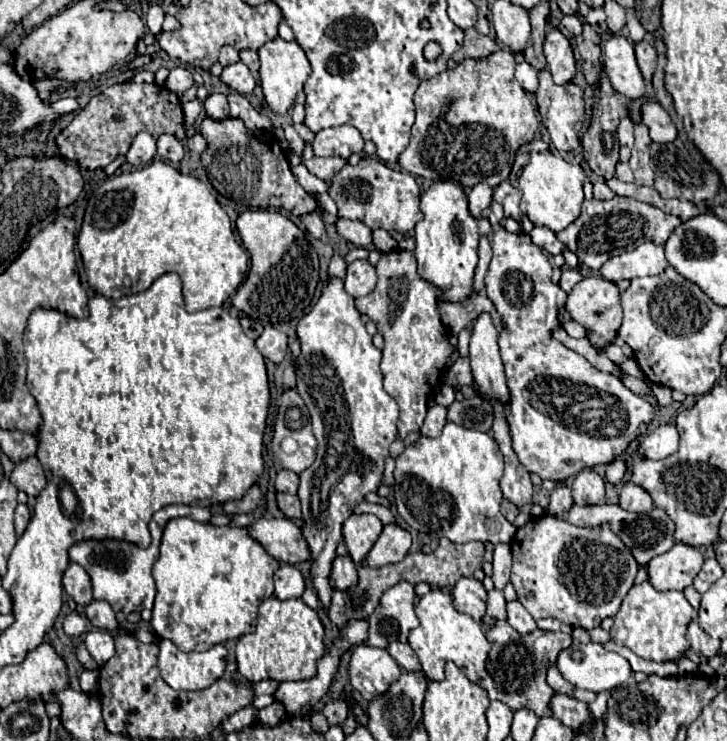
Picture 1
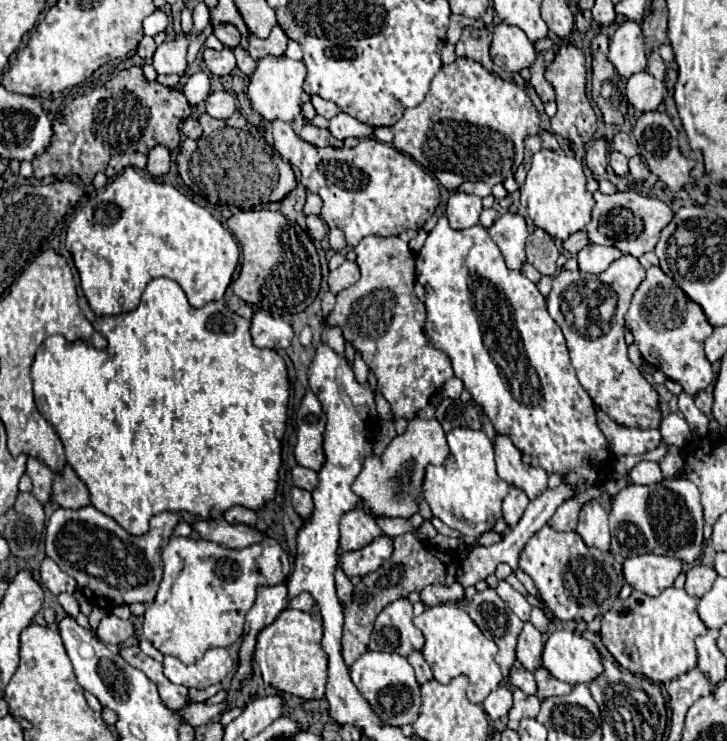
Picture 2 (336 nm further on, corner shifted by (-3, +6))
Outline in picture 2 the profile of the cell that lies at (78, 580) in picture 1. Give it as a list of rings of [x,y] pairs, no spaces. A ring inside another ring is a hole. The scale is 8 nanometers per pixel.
[[[46,557],[46,559],[42,561],[40,577],[42,577],[42,581],[46,583],[46,587],[48,587],[54,595],[58,595],[58,593],[62,593],[62,591],[66,591],[66,593],[78,591],[78,583],[76,583],[68,573],[64,573],[50,557]]]

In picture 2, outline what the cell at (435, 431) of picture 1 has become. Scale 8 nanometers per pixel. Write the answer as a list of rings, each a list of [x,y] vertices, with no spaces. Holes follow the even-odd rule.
[[[412,419],[408,423],[408,429],[404,435],[396,437],[396,449],[398,455],[404,461],[394,461],[394,439],[382,453],[382,457],[368,457],[364,461],[364,467],[356,481],[352,483],[352,491],[362,497],[362,501],[370,507],[372,515],[384,515],[384,517],[404,517],[408,519],[418,511],[416,497],[422,495],[422,479],[426,465],[444,463],[448,457],[448,445],[446,445],[446,433],[442,425],[436,419]]]

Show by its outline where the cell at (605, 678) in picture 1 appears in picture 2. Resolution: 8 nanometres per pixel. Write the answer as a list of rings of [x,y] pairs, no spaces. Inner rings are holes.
[[[566,629],[550,633],[544,645],[542,665],[556,679],[570,685],[590,683],[604,673],[602,657],[594,647],[594,643]]]

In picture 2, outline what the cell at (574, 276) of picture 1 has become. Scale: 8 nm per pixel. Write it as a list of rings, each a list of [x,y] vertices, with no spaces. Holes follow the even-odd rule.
[[[534,229],[528,237],[528,245],[526,245],[526,257],[528,263],[532,263],[542,275],[554,275],[556,273],[556,259],[558,259],[558,249],[554,239],[542,231],[542,229]]]

